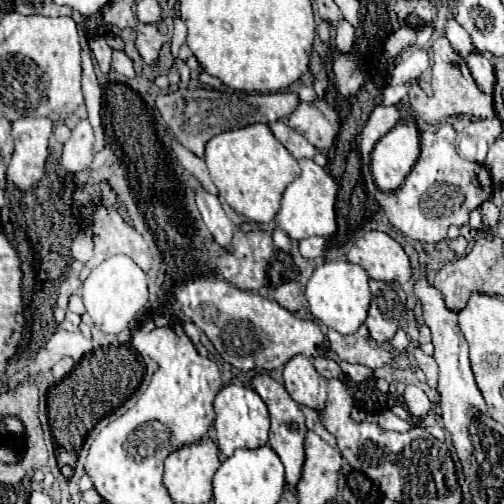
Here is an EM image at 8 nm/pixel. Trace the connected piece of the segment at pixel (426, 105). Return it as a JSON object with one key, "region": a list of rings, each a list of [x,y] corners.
{"region":[[[439,36],[433,42],[433,68],[431,68],[431,96],[427,100],[415,100],[413,102],[413,110],[417,112],[417,116],[427,122],[427,124],[439,124],[445,122],[447,118],[455,116],[455,114],[471,114],[477,118],[493,118],[495,110],[493,110],[493,98],[489,94],[485,94],[477,82],[473,80],[465,60],[453,50],[453,46],[447,42],[445,36]]]}

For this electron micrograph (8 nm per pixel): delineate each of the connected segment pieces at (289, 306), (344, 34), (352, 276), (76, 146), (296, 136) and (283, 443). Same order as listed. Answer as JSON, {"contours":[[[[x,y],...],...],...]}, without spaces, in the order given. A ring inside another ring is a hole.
{"contours":[[[[285,282],[285,284],[281,284],[279,288],[273,290],[273,298],[275,298],[275,302],[279,302],[289,312],[297,312],[303,306],[301,286],[297,282]]],[[[339,20],[335,24],[335,48],[339,52],[349,52],[355,41],[355,28],[347,20]]],[[[358,234],[341,247],[329,249],[324,258],[323,264],[315,268],[311,274],[307,286],[305,286],[305,298],[309,302],[311,314],[323,322],[327,328],[337,330],[339,334],[355,334],[357,328],[365,322],[367,310],[369,310],[369,276],[365,270],[357,264],[351,264],[346,254],[358,239]]],[[[81,120],[73,132],[71,138],[65,142],[63,146],[63,154],[61,154],[61,166],[67,172],[81,172],[85,166],[91,164],[93,160],[93,130],[91,124],[87,120]]],[[[273,122],[269,124],[271,132],[275,134],[275,138],[297,158],[313,158],[317,154],[317,148],[313,144],[307,142],[307,138],[303,134],[299,134],[297,130],[289,128],[285,122]]],[[[259,374],[251,380],[251,388],[263,398],[263,402],[269,408],[269,416],[271,416],[271,432],[269,432],[269,446],[273,448],[273,452],[281,458],[283,466],[285,466],[285,484],[295,488],[301,480],[301,472],[303,472],[303,464],[305,464],[305,416],[299,408],[299,404],[287,394],[287,390],[283,388],[283,384],[275,382],[269,374]]]]}

